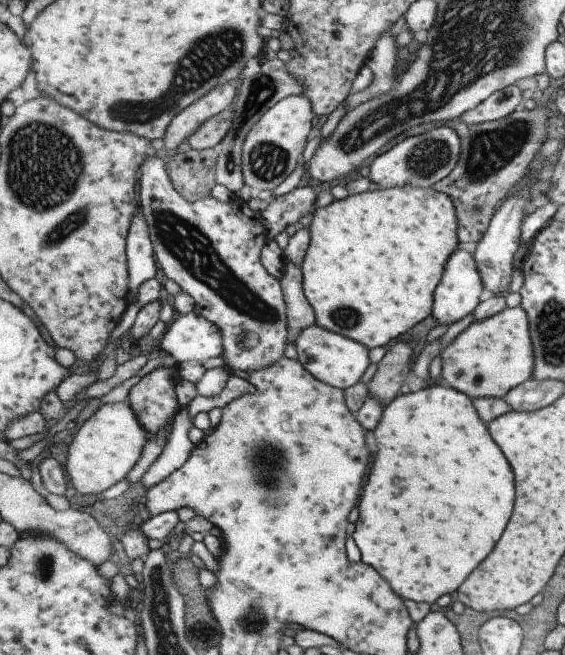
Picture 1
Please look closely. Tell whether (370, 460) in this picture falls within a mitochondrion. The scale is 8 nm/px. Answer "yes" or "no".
no

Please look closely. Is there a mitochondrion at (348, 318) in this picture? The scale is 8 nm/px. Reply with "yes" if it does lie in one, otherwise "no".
yes

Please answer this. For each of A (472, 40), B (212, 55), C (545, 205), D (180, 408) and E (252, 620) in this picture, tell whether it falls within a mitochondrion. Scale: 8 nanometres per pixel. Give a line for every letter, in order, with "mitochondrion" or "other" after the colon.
A: mitochondrion
B: mitochondrion
C: other
D: other
E: mitochondrion

